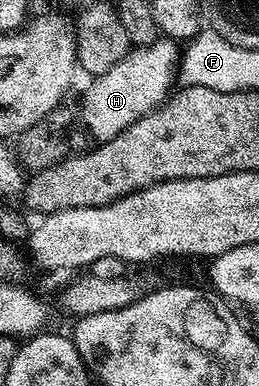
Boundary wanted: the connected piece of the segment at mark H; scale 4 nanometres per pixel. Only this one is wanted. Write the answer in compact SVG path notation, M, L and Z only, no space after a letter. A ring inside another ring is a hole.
M159 38L150 44L131 47L126 56L112 66L112 70L93 77L89 81L90 89L82 96L82 116L80 112L80 120L86 123L91 141L116 138L116 134L132 126L132 122L162 107L175 87L179 59L179 45L169 38Z

